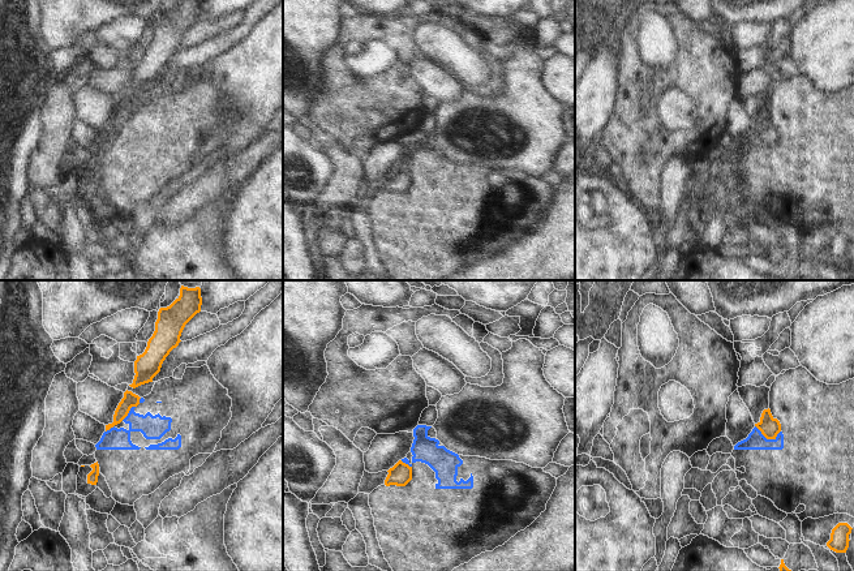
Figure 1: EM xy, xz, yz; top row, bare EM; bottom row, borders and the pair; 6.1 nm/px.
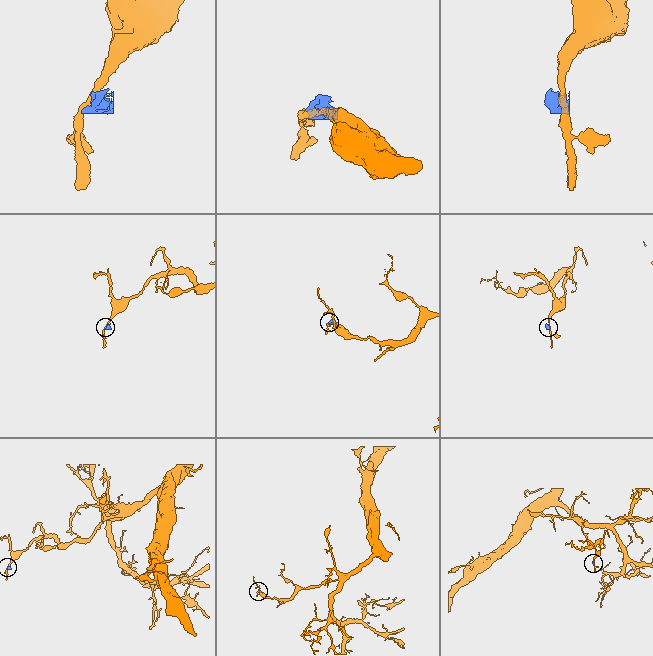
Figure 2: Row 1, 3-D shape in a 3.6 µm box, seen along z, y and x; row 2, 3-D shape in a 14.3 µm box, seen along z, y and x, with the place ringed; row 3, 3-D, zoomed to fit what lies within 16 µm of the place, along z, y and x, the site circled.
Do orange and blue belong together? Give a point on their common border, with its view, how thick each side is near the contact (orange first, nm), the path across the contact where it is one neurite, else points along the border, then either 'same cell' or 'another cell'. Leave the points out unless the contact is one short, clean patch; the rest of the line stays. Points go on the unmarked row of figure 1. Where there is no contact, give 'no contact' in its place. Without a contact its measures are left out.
yz (767, 146) | 120/110 nm | along yz (755, 133), (767, 146), (773, 146), (780, 140) | another cell

